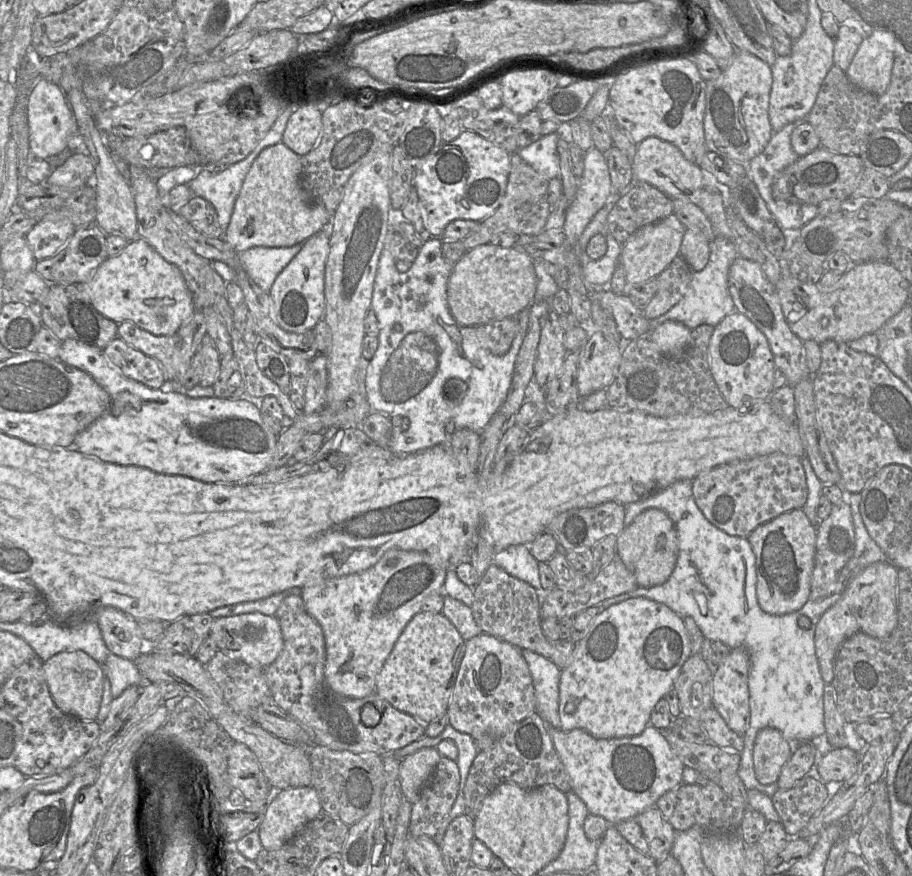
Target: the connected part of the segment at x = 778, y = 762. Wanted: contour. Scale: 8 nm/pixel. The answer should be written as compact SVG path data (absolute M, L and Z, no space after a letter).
M772 727L761 729L753 748L754 771L759 783L769 785L777 782L793 749L794 743L779 730Z

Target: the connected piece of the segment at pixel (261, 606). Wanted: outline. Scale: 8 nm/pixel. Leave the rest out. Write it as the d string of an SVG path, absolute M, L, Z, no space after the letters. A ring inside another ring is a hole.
M293 587L280 593L256 601L242 602L234 605L226 605L211 611L209 614L214 618L228 617L251 612L260 612L274 616L282 601L290 595L302 594L302 588Z

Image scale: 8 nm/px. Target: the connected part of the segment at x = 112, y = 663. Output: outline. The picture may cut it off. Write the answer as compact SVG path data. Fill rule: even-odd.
M111 652L102 665L104 677L108 678L111 684L113 699L119 697L130 686L142 687L146 683L151 683L142 677L134 661Z

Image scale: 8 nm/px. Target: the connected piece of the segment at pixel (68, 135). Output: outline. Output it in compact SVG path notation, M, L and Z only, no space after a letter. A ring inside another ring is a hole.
M45 78L33 88L27 103L27 122L29 127L29 146L34 158L46 160L64 151L70 140L77 134L74 115L67 98L58 84Z

